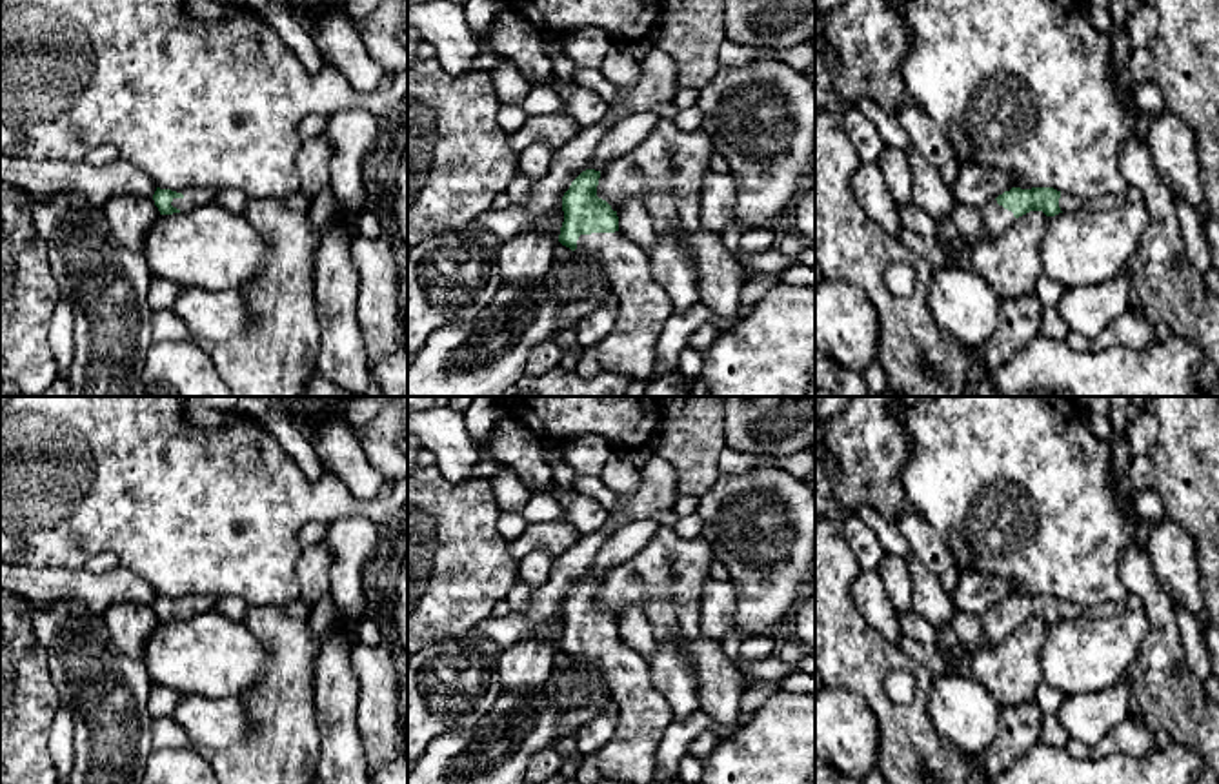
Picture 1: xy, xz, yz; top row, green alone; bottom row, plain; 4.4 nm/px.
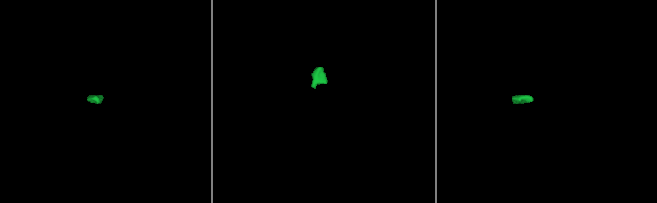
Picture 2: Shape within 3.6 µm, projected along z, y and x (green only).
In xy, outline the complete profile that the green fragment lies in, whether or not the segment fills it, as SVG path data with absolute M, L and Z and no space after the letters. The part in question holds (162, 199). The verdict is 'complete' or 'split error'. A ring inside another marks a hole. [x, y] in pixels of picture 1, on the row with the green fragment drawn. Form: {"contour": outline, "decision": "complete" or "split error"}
{"contour": "M156 187L153 200L160 215L186 213L196 206L213 202L218 187L187 187L184 191L171 191Z", "decision": "split error"}

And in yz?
{"contour": "M1012 187L995 200L982 206L986 238L1006 231L1019 216L1030 211L1043 211L1046 216L1073 213L1084 206L1077 195L1063 193L1053 187Z", "decision": "split error"}

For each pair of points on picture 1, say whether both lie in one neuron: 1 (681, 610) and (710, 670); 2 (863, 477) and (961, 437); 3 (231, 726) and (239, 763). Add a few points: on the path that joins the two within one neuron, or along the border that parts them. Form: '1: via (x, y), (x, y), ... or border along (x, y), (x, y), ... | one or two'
1: border along (703, 635), (686, 648), (695, 684) | two
2: border along (901, 417), (912, 442), (901, 468), (908, 501) | two
3: border along (244, 703), (248, 733), (215, 753) | two

